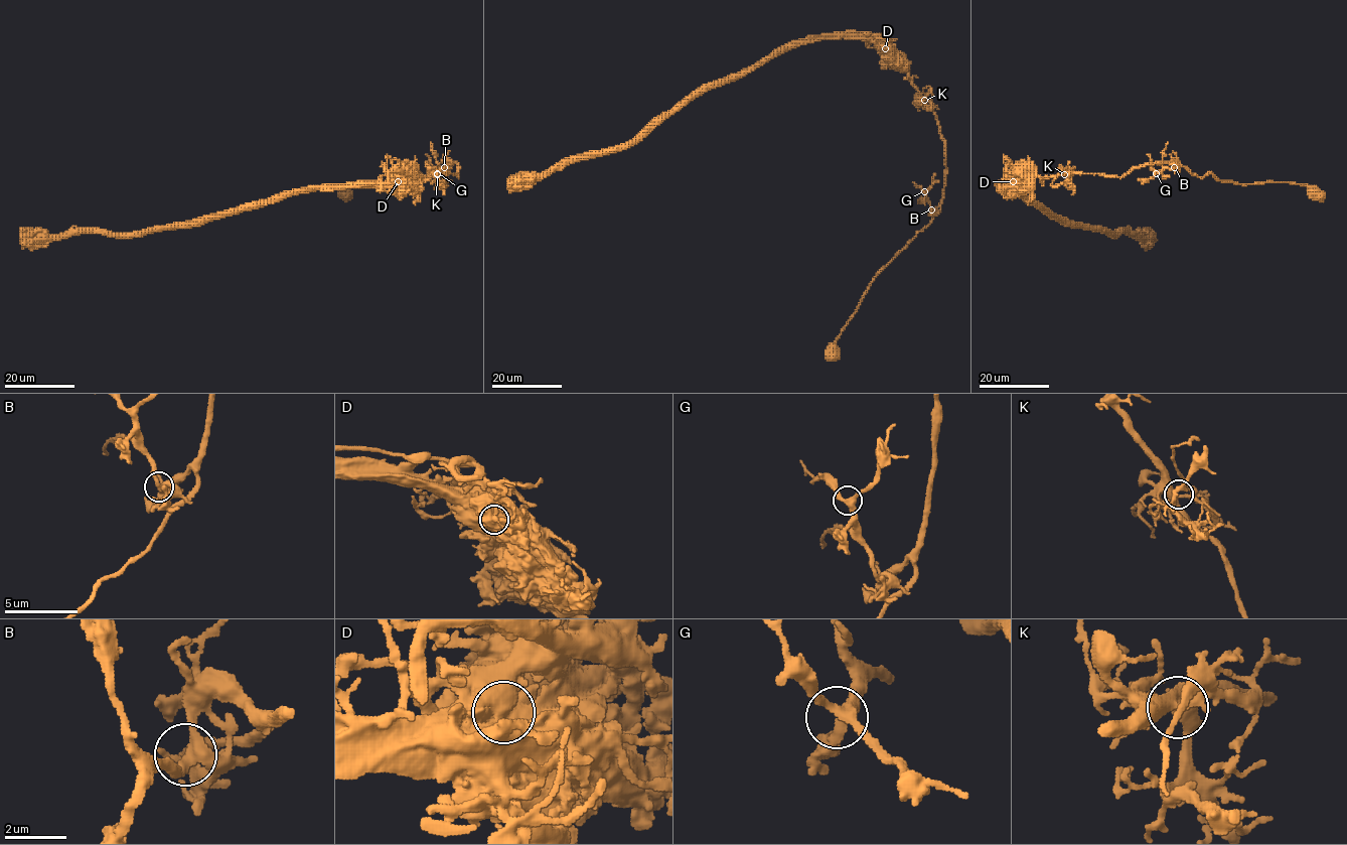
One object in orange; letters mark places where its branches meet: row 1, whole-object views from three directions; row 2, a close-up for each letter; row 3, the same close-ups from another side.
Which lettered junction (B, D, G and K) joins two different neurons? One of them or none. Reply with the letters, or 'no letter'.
D

